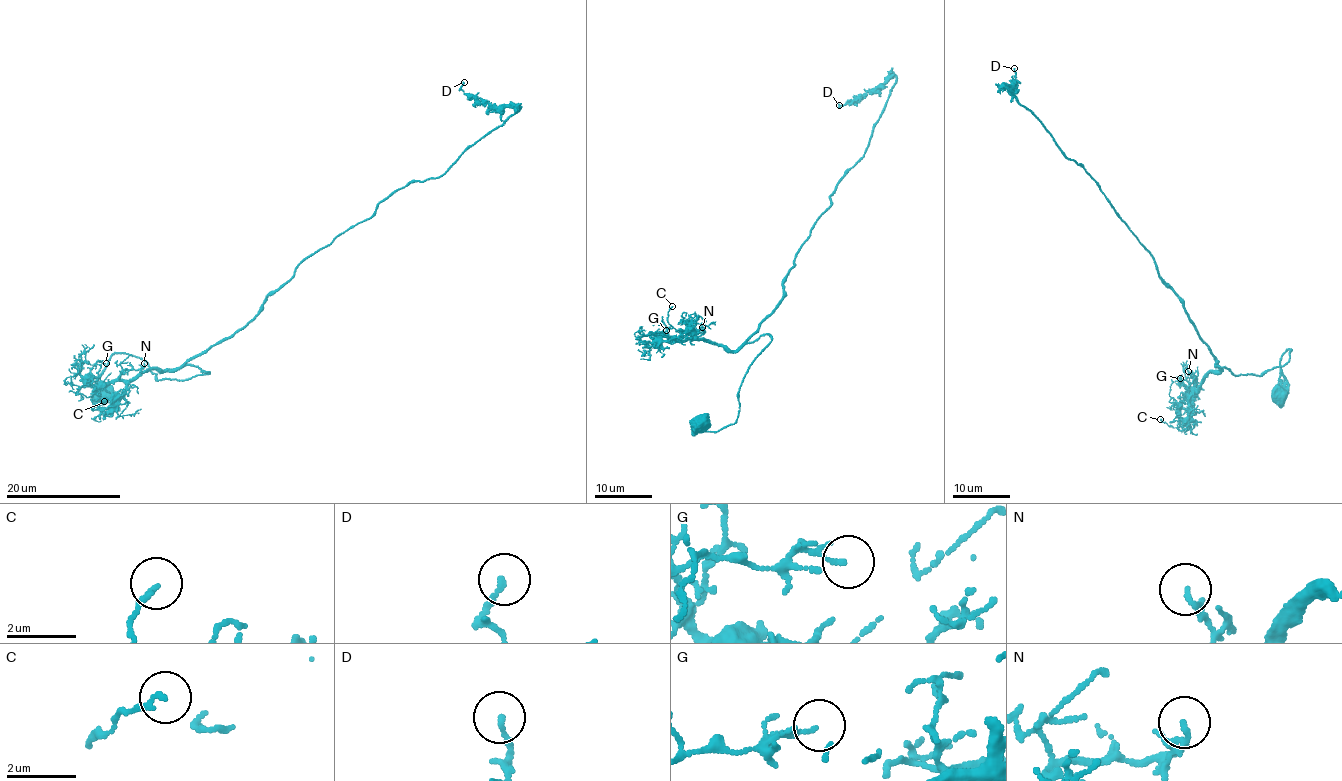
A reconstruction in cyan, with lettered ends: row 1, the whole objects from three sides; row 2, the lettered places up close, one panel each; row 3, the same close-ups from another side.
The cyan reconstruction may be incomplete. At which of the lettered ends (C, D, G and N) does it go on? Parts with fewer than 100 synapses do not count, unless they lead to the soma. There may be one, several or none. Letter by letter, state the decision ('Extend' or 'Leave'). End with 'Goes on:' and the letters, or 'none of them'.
C: Leave
D: Leave
G: Leave
N: Leave
Goes on: none of them

